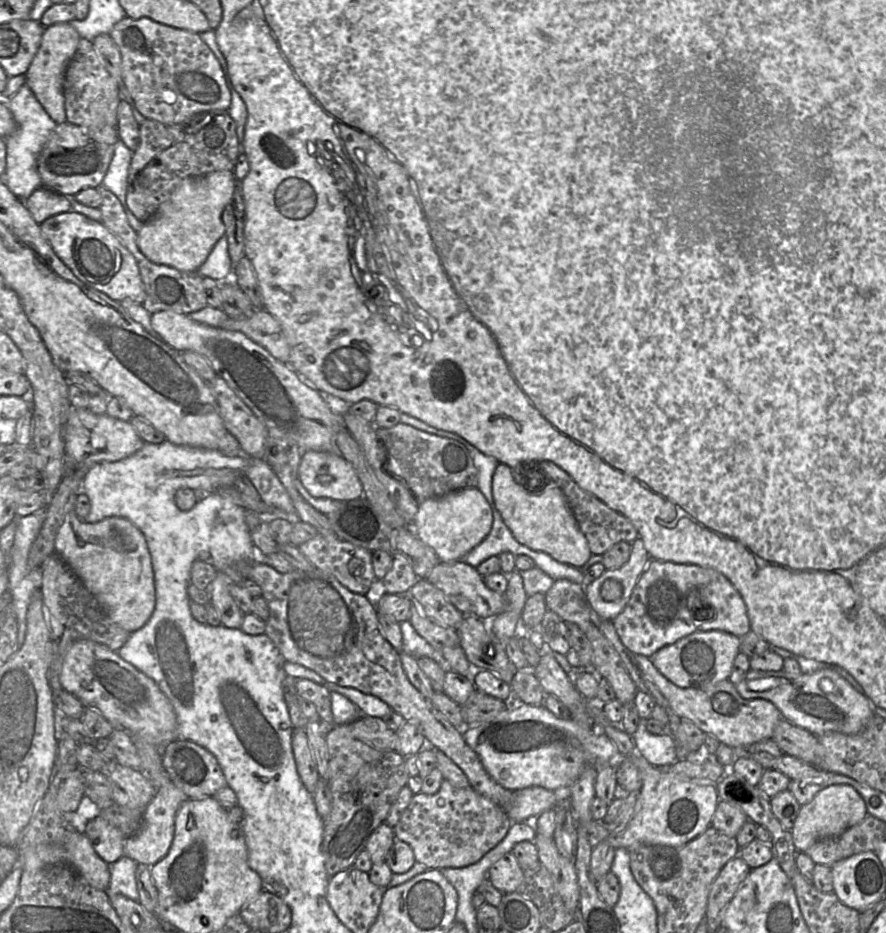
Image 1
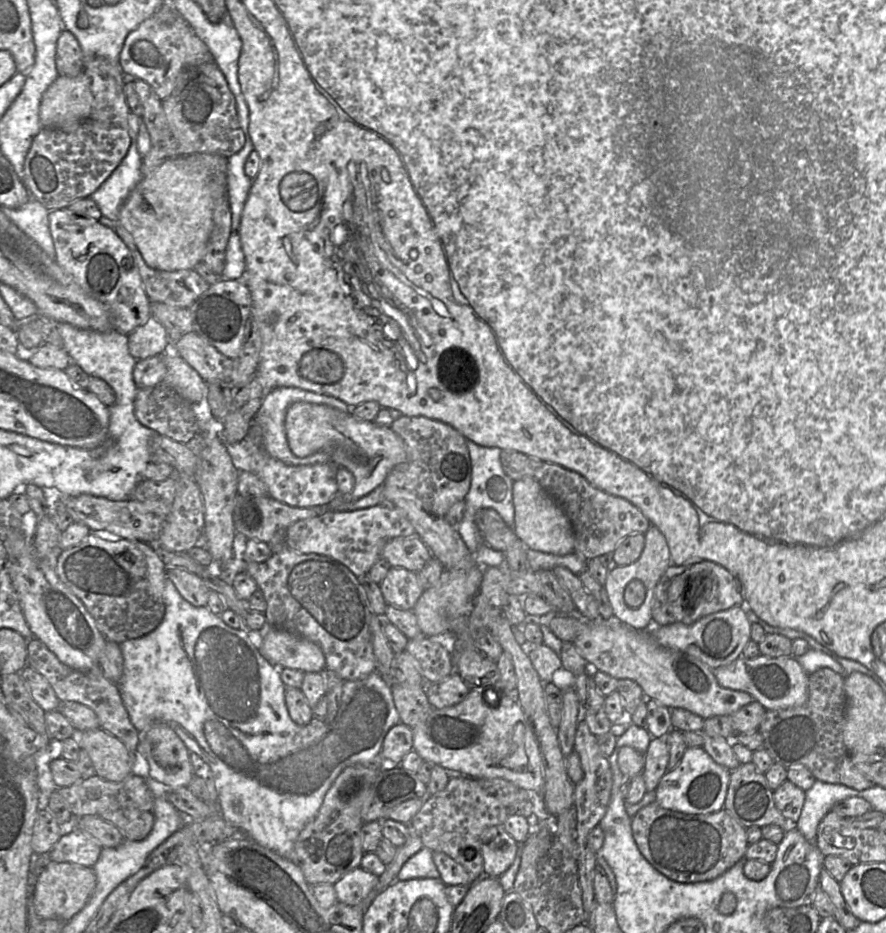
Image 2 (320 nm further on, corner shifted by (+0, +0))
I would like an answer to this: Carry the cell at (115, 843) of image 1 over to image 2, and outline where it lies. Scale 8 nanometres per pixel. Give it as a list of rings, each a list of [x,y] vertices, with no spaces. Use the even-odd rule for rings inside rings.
[[[75,829],[69,834],[61,835],[48,852],[48,860],[93,867],[100,856],[101,849],[98,843],[86,833]]]

